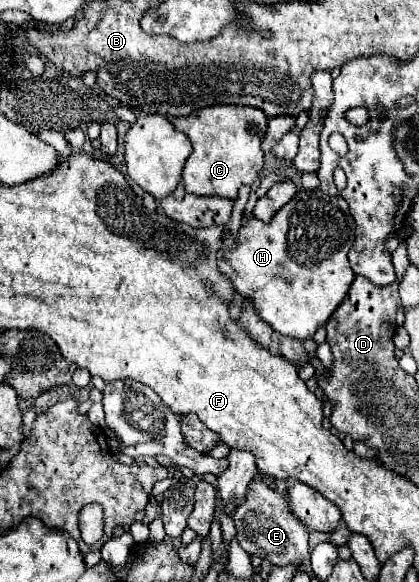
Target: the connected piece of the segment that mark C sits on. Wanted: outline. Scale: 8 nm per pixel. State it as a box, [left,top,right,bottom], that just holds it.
[169,104,267,200]

